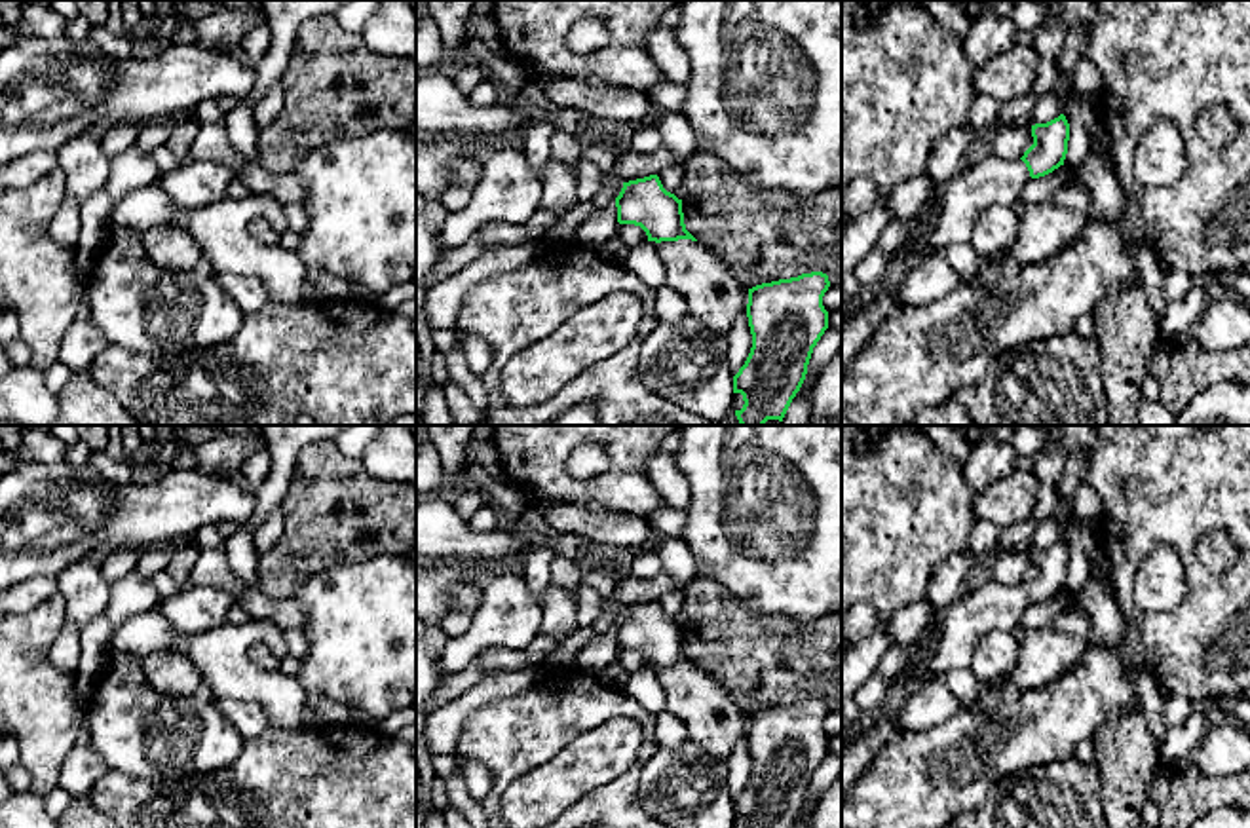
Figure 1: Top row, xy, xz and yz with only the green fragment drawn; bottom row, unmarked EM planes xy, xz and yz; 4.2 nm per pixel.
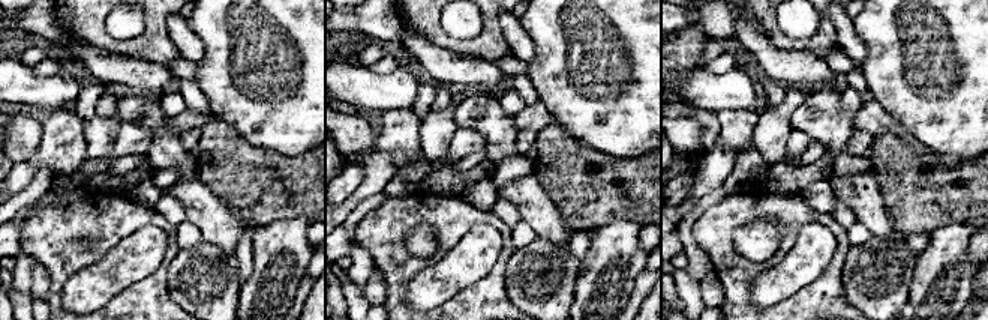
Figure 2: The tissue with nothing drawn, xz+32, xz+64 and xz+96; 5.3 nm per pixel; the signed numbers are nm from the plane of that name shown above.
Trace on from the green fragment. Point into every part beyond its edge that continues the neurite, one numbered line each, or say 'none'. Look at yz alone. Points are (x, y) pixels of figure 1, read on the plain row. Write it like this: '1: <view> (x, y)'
1: yz (990, 606)

